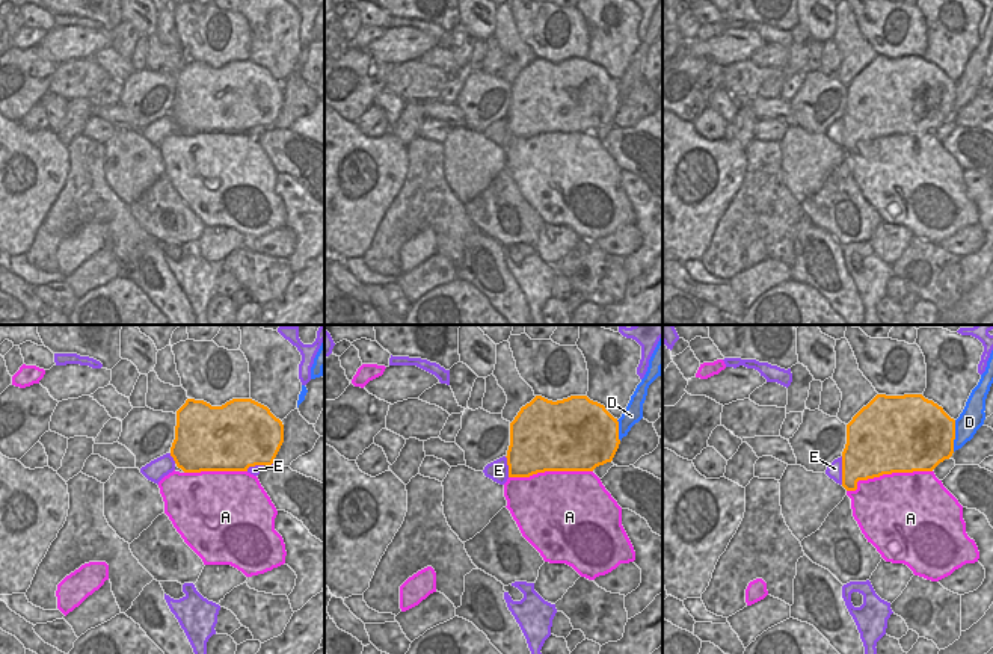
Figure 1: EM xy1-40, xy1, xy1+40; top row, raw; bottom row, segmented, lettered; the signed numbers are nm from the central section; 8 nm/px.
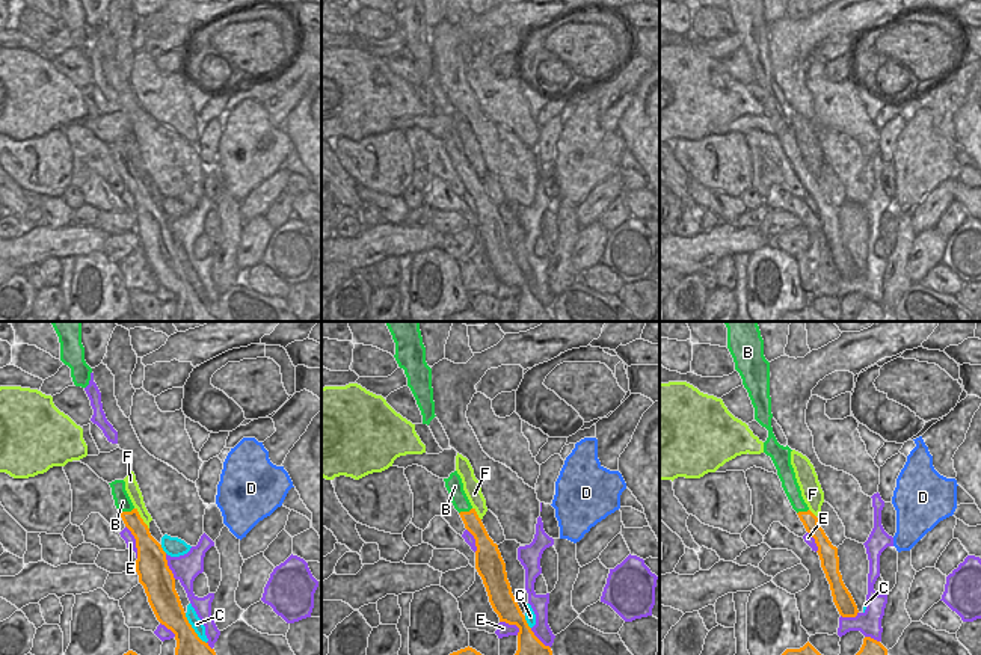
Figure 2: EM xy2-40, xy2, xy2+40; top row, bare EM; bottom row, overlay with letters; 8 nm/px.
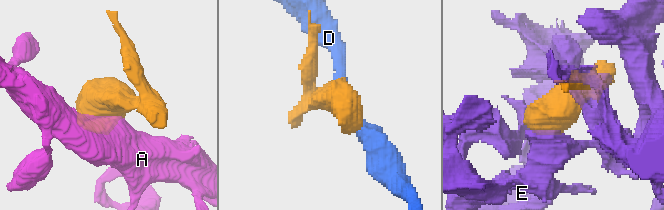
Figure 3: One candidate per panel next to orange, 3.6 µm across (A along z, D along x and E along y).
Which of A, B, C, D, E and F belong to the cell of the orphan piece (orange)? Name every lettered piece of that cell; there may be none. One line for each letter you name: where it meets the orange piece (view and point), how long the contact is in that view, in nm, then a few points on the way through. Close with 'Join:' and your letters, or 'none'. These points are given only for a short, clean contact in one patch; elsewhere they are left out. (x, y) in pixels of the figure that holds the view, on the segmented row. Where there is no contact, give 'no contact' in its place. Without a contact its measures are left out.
B: contact xy2-40 (127, 512); length 120 nm; way xy2-40 (132, 519), (127, 512), (123, 501)
Join: B

